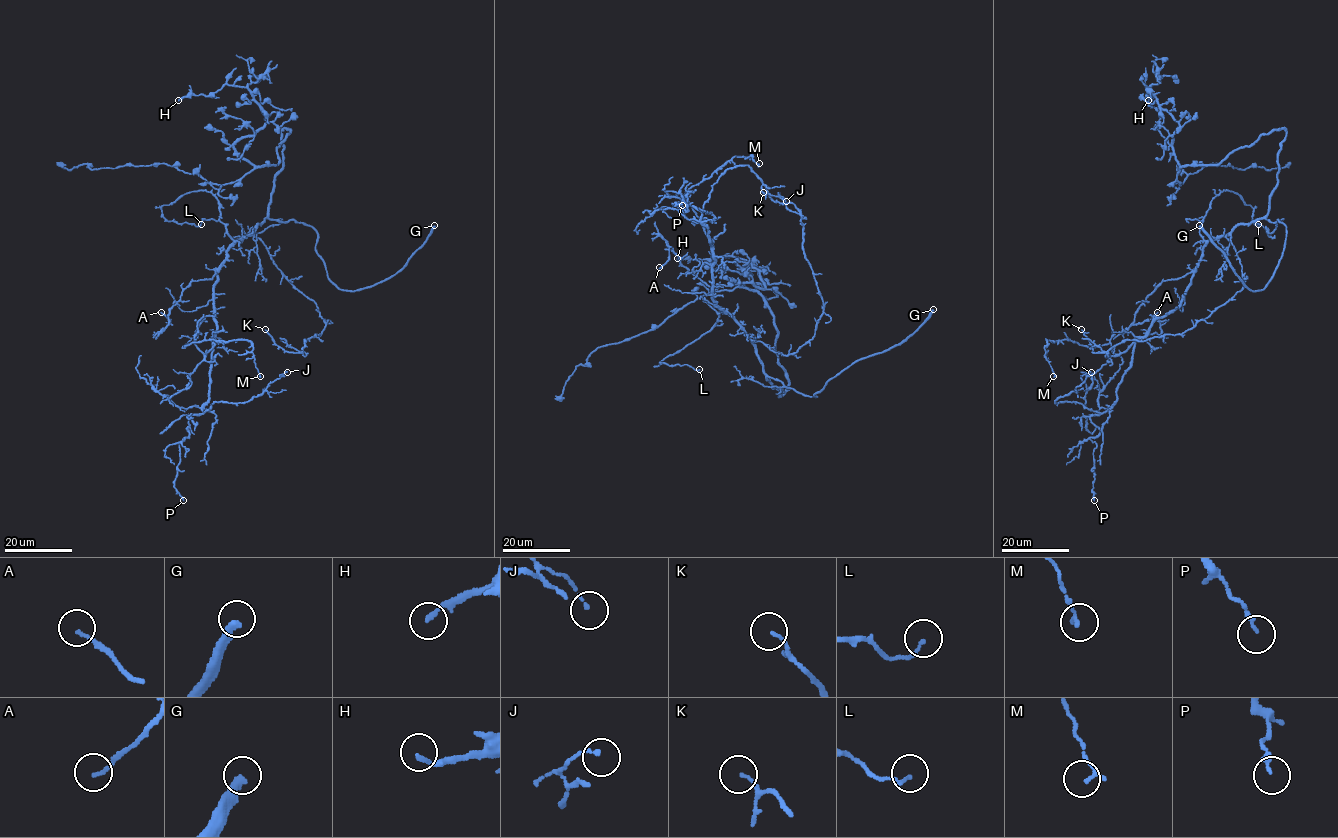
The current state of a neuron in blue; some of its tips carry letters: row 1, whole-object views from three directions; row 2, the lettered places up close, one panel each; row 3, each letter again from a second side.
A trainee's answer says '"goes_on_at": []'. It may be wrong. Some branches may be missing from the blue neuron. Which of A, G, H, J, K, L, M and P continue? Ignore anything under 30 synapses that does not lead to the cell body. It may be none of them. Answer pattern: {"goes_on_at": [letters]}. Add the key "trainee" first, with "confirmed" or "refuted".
{"trainee": "refuted", "goes_on_at": ["G"]}

